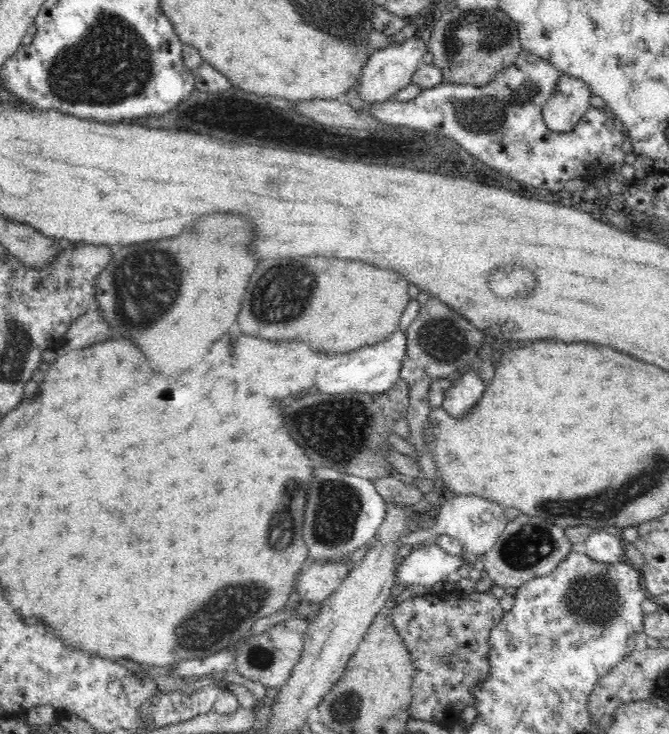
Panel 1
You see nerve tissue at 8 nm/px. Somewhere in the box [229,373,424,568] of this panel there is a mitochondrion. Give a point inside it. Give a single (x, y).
(338, 432)

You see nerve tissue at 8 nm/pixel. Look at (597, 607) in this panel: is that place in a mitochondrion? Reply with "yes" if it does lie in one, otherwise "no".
yes

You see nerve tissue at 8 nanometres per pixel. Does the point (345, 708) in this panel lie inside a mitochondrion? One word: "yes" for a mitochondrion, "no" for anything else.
yes

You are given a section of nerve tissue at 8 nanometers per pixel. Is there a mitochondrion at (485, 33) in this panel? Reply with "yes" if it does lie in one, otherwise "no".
yes

